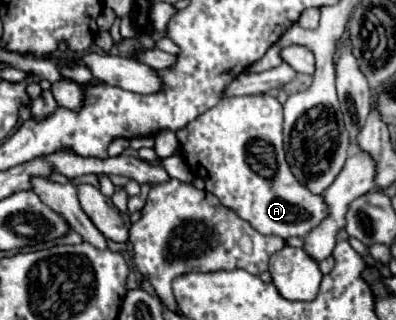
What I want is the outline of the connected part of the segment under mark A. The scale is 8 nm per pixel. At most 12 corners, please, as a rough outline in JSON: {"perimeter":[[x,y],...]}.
{"perimeter":[[287,62],[243,72],[177,132],[205,190],[257,232],[303,238],[323,196],[285,162]]}

